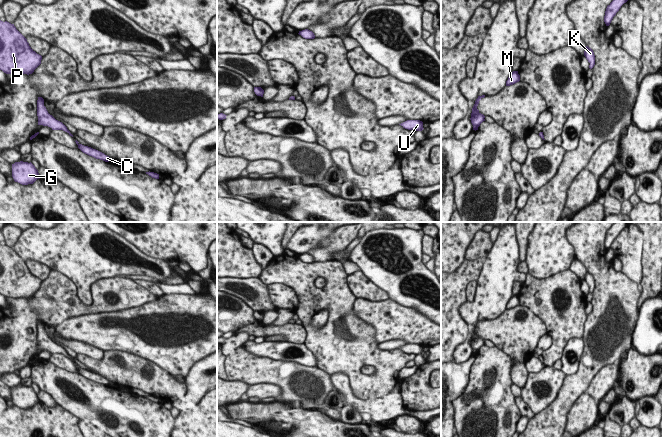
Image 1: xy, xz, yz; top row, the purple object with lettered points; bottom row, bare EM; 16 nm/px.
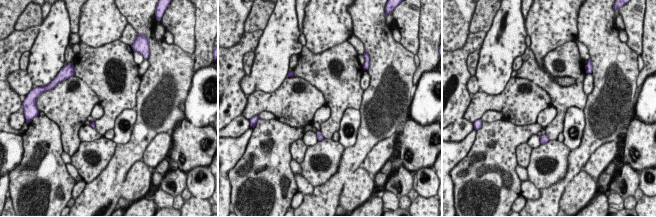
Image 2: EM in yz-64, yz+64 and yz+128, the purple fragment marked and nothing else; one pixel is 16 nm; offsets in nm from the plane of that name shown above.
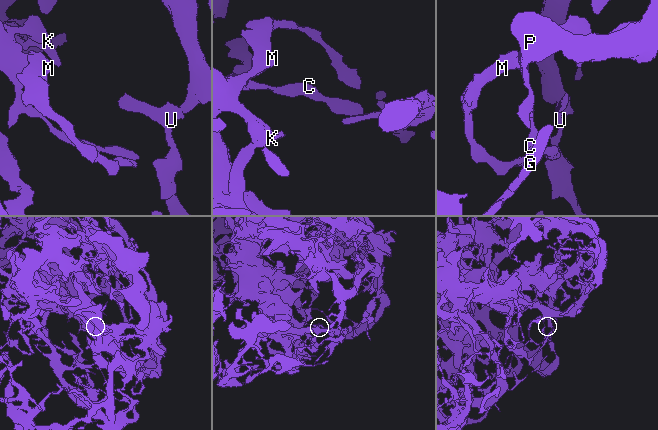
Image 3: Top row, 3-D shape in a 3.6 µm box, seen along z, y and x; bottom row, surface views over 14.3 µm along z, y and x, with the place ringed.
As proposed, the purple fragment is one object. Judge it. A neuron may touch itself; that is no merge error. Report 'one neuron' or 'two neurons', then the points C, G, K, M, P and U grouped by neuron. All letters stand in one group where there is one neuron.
one neuron | C G K M P U

